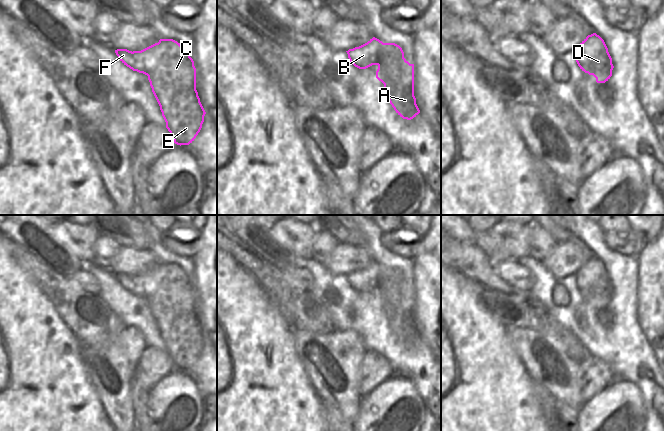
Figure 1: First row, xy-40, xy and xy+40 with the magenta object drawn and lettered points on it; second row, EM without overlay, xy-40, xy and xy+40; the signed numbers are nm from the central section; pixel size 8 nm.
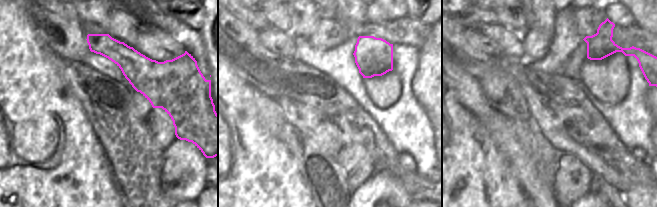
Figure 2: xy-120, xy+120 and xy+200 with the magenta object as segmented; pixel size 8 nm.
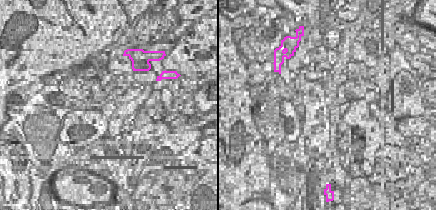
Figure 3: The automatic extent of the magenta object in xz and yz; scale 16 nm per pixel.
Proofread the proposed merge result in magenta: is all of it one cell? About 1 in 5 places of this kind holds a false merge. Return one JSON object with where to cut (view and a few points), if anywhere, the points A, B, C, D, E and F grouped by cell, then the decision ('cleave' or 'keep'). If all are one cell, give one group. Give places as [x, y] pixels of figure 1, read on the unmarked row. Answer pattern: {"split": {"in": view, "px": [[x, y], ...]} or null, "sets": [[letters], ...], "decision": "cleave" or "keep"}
{"split": {"in": "xy-40", "px": [[133, 275], [141, 280], [164, 279]]}, "sets": [["A", "C", "E", "F"], ["B", "D"]], "decision": "cleave"}

